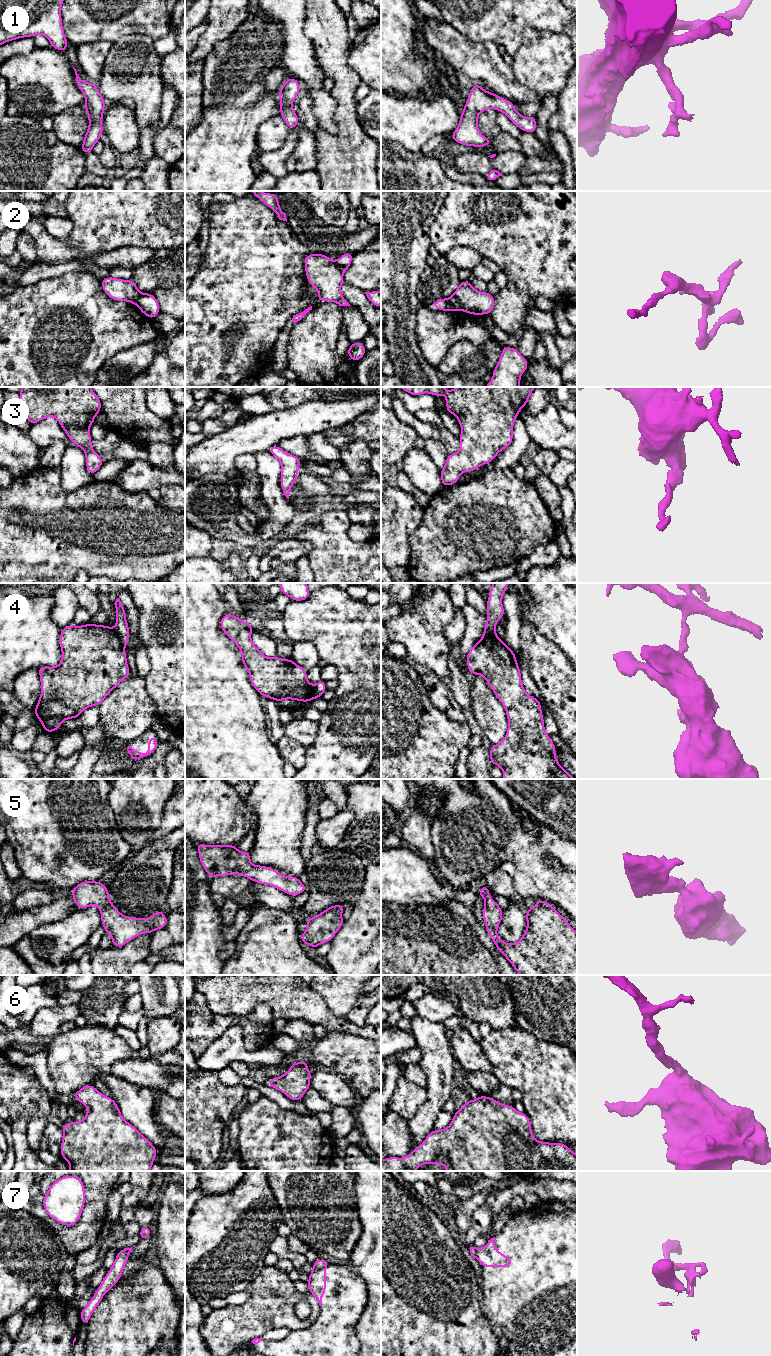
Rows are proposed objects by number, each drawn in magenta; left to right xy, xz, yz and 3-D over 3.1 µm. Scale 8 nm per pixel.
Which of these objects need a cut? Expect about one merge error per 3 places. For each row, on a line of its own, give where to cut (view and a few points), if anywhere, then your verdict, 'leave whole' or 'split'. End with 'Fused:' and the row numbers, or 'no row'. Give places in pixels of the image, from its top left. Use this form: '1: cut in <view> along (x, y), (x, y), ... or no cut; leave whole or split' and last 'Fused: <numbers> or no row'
1: no cut; leave whole
2: cut in yz along (453, 294), (463, 310); split
3: no cut; leave whole
4: cut in xy along (113, 629), (124, 646); split
5: no cut; leave whole
6: no cut; leave whole
7: cut in xz along (325, 1266), (314, 1269); split
Fused: 2, 4, 7

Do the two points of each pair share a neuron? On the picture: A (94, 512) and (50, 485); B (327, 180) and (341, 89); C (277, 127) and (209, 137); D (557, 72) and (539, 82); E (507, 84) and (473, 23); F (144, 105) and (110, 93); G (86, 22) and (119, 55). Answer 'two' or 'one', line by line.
A: one
B: one
C: two
D: one
E: two
F: one
G: two

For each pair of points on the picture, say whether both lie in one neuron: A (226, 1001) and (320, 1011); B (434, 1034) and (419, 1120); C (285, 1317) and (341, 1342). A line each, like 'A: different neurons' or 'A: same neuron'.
A: same neuron
B: same neuron
C: different neurons

